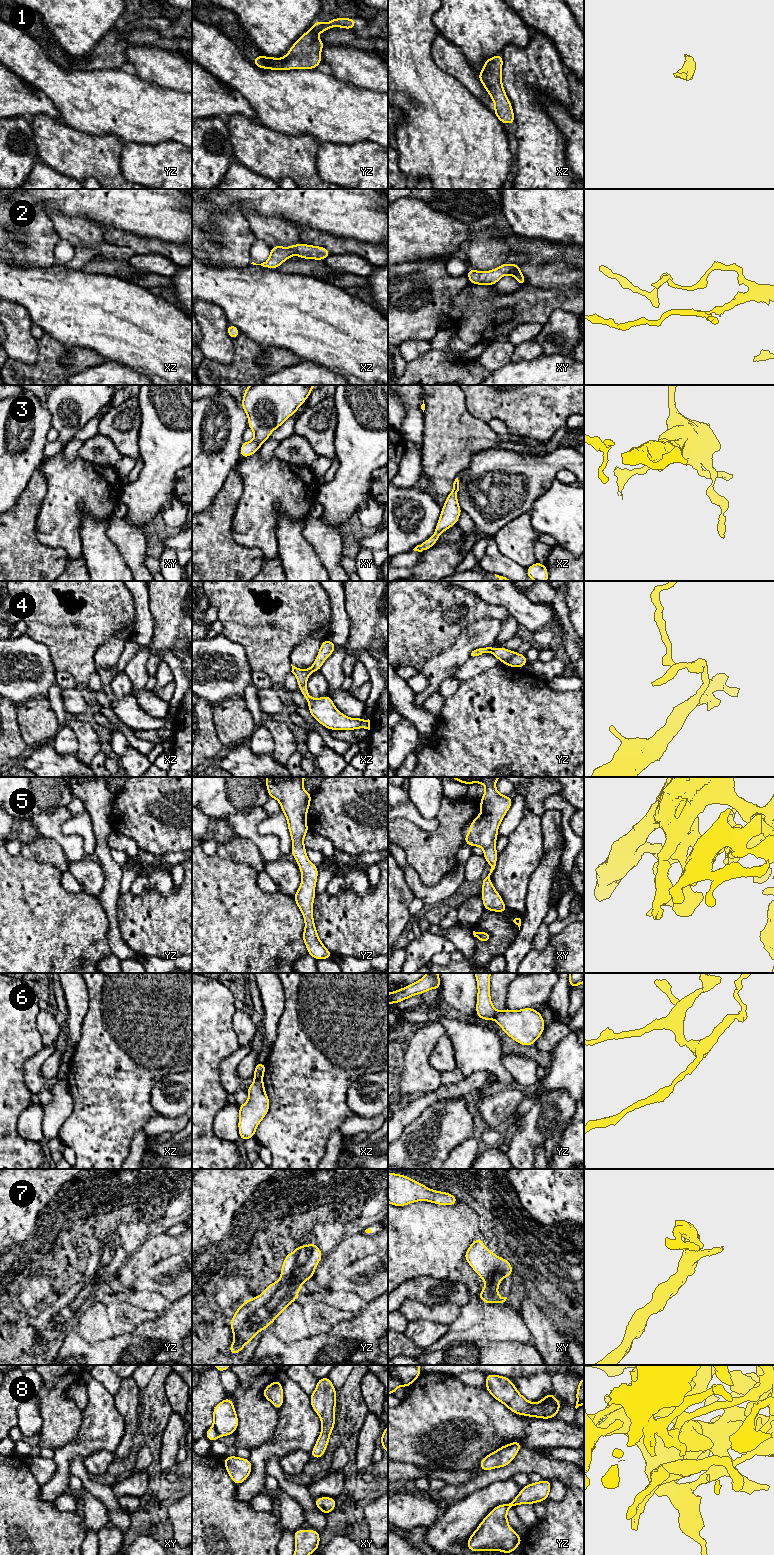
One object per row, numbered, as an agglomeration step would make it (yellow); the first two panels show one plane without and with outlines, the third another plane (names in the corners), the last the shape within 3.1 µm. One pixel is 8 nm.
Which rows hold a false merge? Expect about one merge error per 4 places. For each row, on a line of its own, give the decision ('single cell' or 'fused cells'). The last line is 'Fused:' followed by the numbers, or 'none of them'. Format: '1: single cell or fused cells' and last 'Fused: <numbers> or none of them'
1: single cell
2: single cell
3: single cell
4: single cell
5: single cell
6: fused cells
7: single cell
8: single cell
Fused: 6

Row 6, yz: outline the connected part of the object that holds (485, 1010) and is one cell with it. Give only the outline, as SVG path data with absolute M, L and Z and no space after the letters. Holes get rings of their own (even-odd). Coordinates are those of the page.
M474 973L477 981L477 1003L476 1015L482 1020L495 1020L498 1012L490 997L490 977L491 973Z

